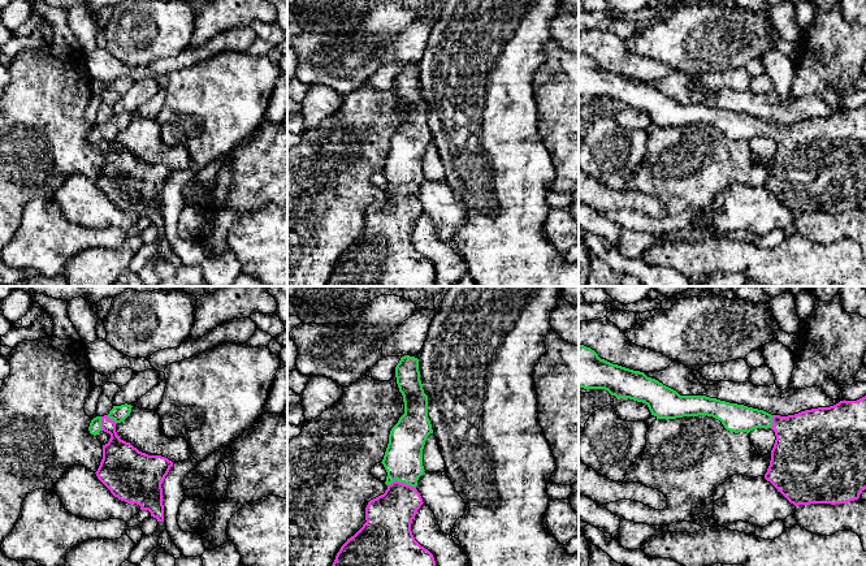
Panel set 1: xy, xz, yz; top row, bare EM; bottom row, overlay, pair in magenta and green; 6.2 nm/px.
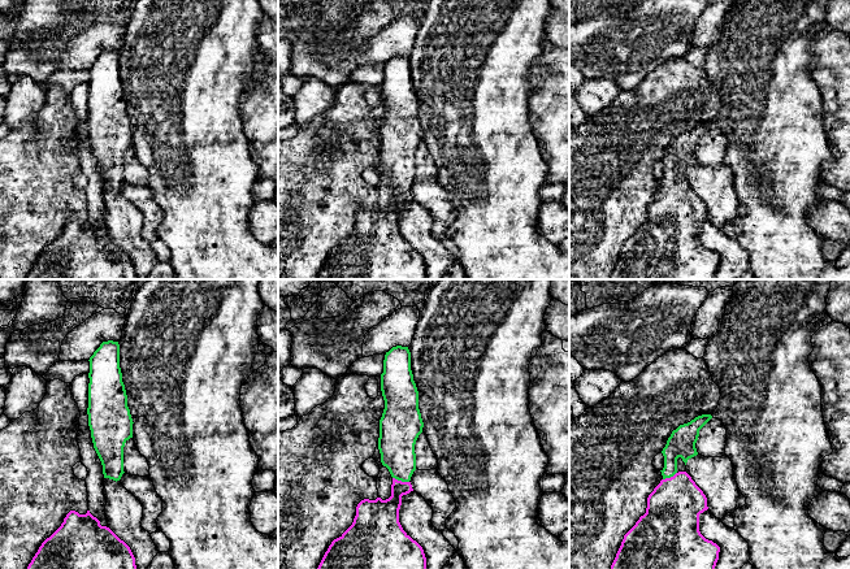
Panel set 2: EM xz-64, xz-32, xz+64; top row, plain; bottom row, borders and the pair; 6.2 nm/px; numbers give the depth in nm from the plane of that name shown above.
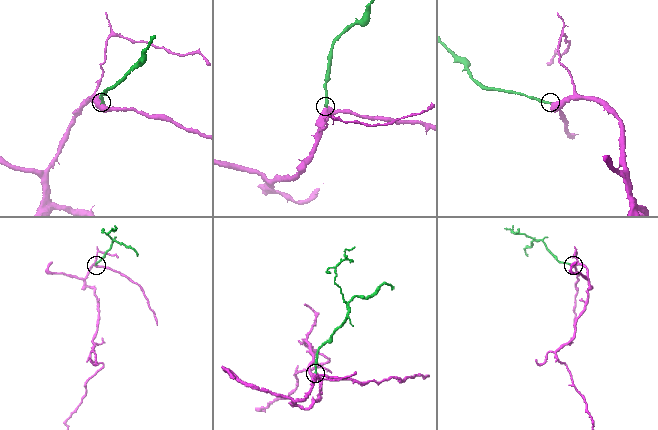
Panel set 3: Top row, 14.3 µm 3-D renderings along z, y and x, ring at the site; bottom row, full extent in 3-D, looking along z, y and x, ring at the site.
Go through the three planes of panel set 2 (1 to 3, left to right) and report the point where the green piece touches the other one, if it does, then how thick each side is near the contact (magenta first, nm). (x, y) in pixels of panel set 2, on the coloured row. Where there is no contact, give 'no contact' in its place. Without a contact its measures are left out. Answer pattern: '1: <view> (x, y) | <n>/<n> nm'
1: no contact
2: xz-32 (400, 481) | 200/220 nm
3: xz+64 (671, 477) | 340/170 nm

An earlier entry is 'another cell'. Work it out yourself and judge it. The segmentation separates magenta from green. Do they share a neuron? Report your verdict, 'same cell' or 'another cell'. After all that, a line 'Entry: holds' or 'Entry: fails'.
same cell
Entry: fails

